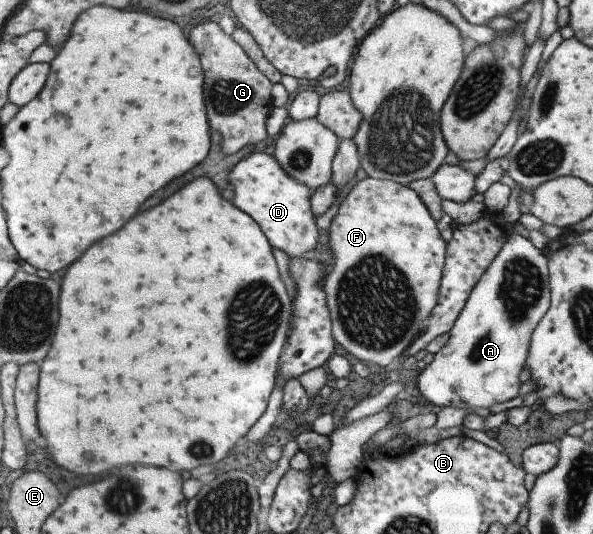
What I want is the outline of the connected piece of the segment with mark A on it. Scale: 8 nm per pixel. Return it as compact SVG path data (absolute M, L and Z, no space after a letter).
M513 232L507 238L502 251L496 256L485 274L470 294L466 307L451 329L446 344L434 355L434 359L417 377L422 400L434 405L457 408L490 408L507 402L519 394L519 374L526 367L534 330L542 322L552 305L549 257L537 248L529 238Z

